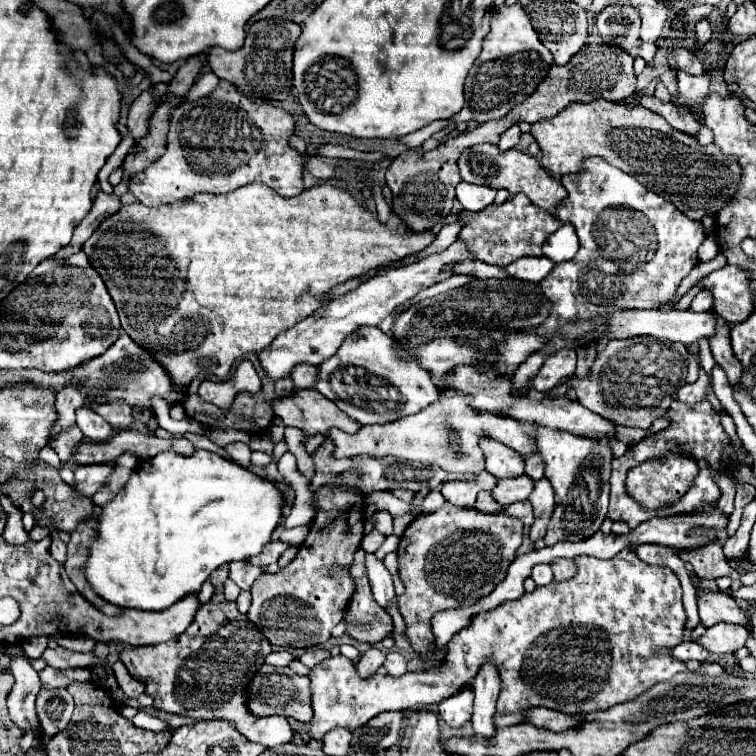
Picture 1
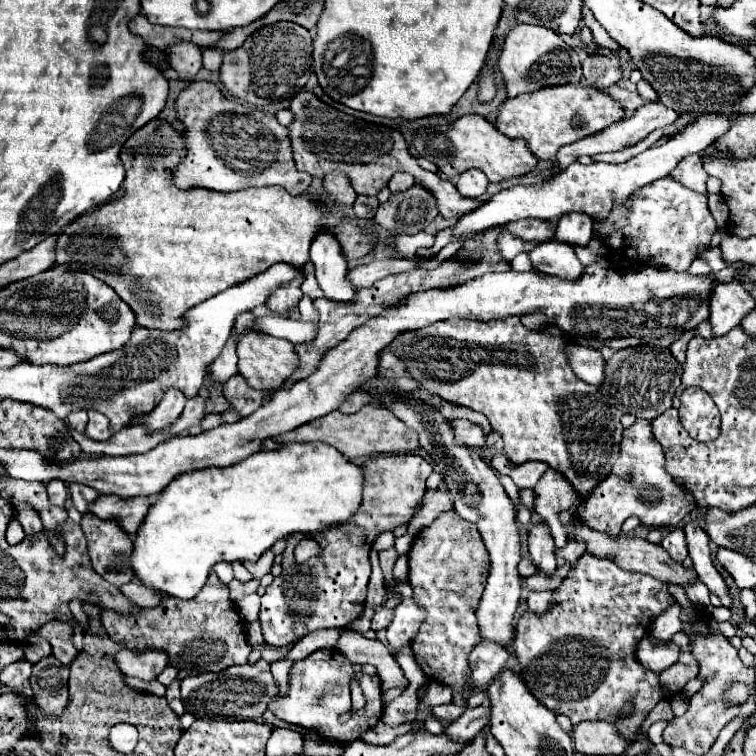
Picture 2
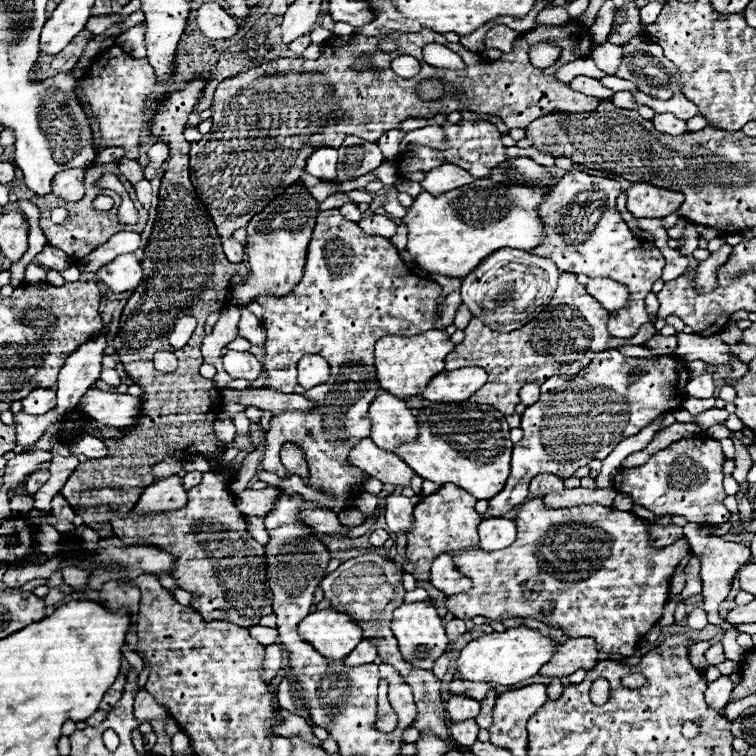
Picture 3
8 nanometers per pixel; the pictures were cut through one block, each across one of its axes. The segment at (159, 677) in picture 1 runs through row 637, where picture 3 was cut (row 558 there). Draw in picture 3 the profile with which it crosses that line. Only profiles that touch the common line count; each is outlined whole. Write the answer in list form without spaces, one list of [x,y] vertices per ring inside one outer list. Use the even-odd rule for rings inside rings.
[[[242,464],[234,470],[206,472],[202,482],[190,490],[188,504],[180,510],[158,514],[130,512],[126,518],[114,516],[110,524],[114,536],[124,544],[154,542],[170,554],[176,554],[176,570],[172,570],[172,576],[180,588],[194,594],[192,608],[200,612],[204,620],[230,620],[248,628],[260,622],[254,618],[272,614],[272,592],[266,584],[264,546],[244,538],[246,516],[236,508],[234,494],[228,488],[240,468]]]

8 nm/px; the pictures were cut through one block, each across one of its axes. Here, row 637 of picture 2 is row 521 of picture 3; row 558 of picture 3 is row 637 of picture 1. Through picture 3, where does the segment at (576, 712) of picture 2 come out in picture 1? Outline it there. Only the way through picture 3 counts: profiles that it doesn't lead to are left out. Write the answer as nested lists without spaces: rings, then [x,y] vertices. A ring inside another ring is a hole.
[[[622,550],[616,558],[598,560],[592,556],[576,558],[578,574],[566,582],[552,582],[538,586],[532,594],[524,594],[516,602],[506,602],[488,614],[472,618],[470,626],[460,630],[446,646],[446,654],[434,670],[406,672],[400,678],[388,674],[374,674],[372,678],[360,678],[356,664],[344,656],[326,658],[310,670],[312,686],[312,708],[314,720],[308,724],[308,734],[320,740],[332,728],[360,728],[372,716],[398,710],[408,712],[420,704],[440,704],[454,696],[462,688],[470,686],[478,670],[494,662],[500,674],[500,696],[498,714],[522,712],[534,706],[546,706],[552,710],[566,712],[568,704],[580,704],[580,712],[608,710],[614,704],[628,702],[650,690],[658,682],[672,678],[686,668],[672,656],[672,648],[682,642],[686,614],[682,606],[682,588],[678,576],[664,566],[648,566],[636,558],[634,550]]]

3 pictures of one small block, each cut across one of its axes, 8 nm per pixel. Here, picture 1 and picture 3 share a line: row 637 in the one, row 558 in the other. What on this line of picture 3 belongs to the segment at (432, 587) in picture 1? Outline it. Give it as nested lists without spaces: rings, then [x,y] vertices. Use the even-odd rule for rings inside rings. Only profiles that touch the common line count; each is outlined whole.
[[[442,486],[436,494],[424,496],[422,502],[414,508],[414,528],[406,534],[408,536],[408,550],[406,558],[414,564],[410,572],[416,580],[428,582],[430,578],[430,560],[440,556],[446,550],[454,548],[472,548],[478,546],[478,524],[482,516],[474,510],[476,498],[458,486]]]

